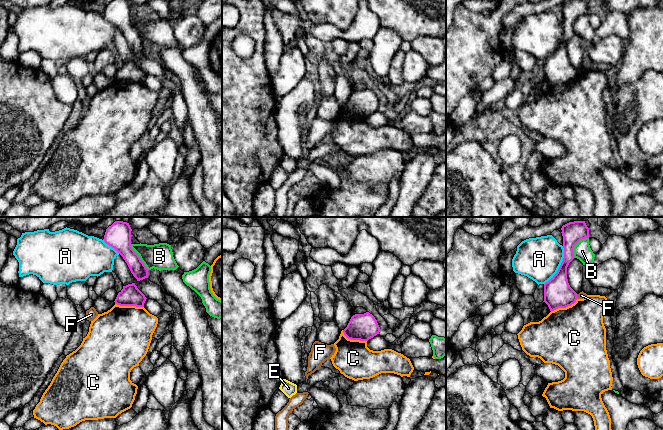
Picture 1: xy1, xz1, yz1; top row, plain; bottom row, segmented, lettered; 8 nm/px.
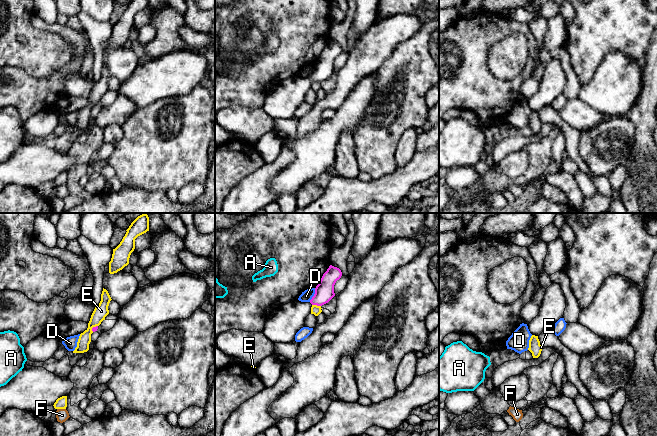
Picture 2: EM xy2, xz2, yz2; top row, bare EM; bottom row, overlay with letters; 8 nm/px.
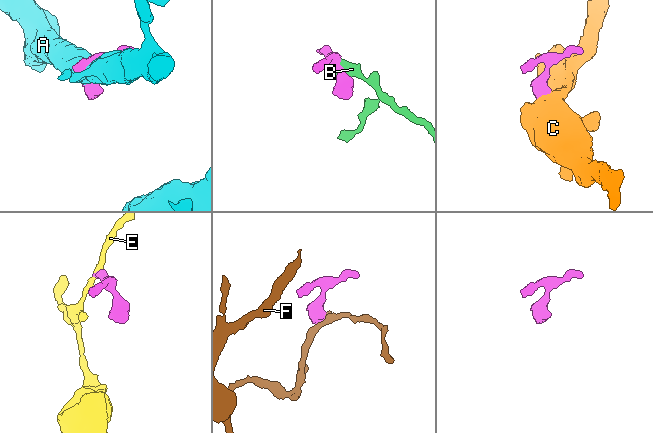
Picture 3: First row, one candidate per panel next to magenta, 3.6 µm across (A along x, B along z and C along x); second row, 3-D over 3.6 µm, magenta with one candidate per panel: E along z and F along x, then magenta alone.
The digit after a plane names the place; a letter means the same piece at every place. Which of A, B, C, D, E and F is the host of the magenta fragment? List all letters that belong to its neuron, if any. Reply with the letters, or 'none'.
none

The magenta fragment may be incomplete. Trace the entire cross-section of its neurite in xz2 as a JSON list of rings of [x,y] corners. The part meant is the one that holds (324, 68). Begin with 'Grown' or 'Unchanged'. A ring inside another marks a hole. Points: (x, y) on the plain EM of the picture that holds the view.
Grown. [[[330,41],[316,62],[312,75],[309,78],[296,76],[274,85],[265,99],[263,110],[273,119],[295,117],[296,109],[305,103],[311,83],[322,82],[335,72],[334,61],[341,52],[341,46]]]

